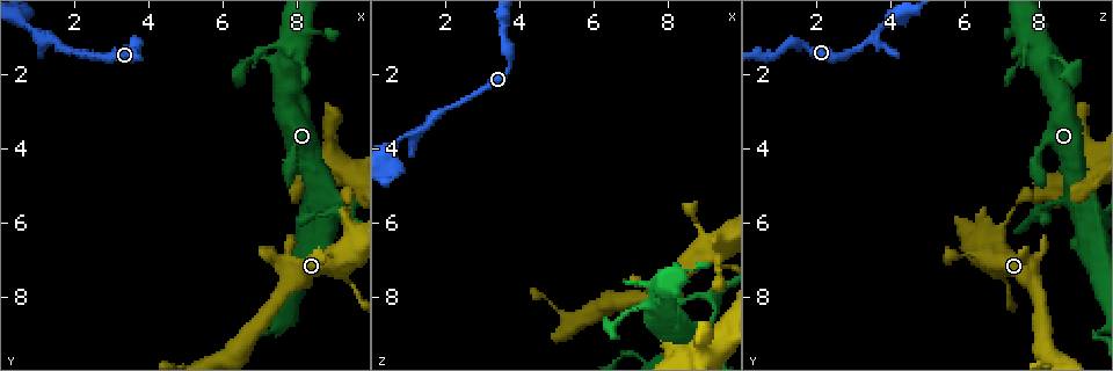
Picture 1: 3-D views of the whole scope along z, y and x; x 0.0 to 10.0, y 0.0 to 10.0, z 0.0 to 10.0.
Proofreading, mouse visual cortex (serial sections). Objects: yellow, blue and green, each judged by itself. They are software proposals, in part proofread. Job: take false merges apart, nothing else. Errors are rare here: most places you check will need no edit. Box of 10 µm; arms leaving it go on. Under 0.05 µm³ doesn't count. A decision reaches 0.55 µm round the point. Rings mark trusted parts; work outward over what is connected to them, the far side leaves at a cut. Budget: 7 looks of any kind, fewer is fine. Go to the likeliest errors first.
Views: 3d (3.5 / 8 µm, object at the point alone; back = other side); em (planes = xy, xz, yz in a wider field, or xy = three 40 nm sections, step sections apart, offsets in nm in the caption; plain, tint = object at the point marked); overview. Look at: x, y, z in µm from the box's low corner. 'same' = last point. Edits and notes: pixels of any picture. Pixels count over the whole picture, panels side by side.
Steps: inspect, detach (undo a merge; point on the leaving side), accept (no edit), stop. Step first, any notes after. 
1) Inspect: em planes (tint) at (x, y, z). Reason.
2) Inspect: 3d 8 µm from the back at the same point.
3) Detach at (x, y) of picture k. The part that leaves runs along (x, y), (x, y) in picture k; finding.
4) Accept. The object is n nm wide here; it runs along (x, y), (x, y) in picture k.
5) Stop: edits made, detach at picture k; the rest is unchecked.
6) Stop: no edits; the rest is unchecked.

Inspect: 3d 8 µm from the back at (8.90, 6.85, 6.50). Sharp bend.

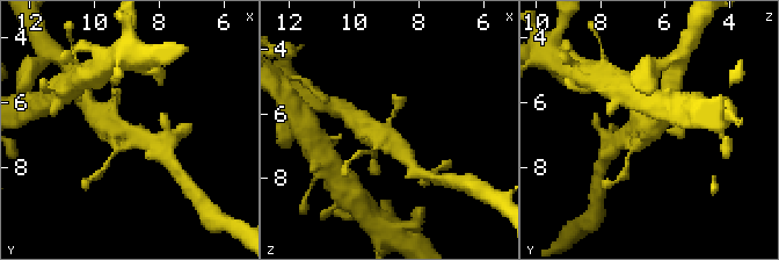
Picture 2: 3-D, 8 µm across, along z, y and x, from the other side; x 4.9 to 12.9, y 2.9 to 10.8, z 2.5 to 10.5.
Inspect: 3d 3.5 µm at the same point. Closer look.

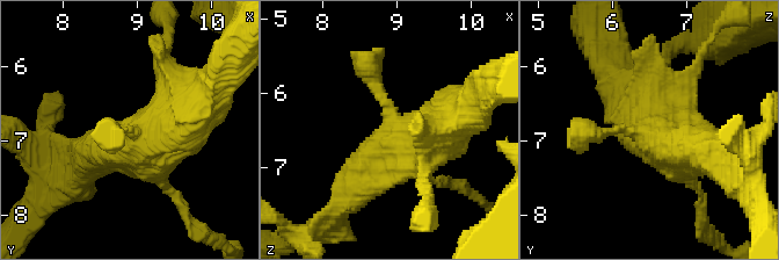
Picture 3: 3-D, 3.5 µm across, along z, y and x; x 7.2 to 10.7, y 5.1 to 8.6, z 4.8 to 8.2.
Inspect: em xy step 5 (tint) at (8.90, 6.85, 6.50). Shape alone is not enough.

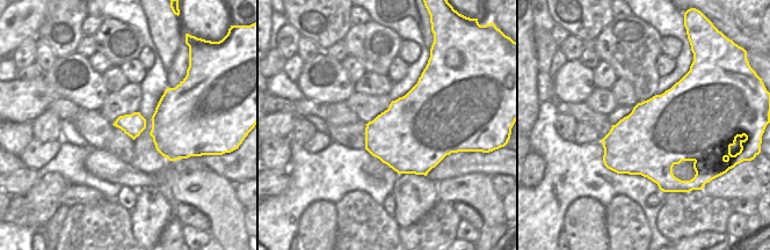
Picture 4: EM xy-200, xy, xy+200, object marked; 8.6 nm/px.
Accept. All the same cell.

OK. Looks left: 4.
Inspect: 3d 8 µm at (9.20, 5.65, 8.10).

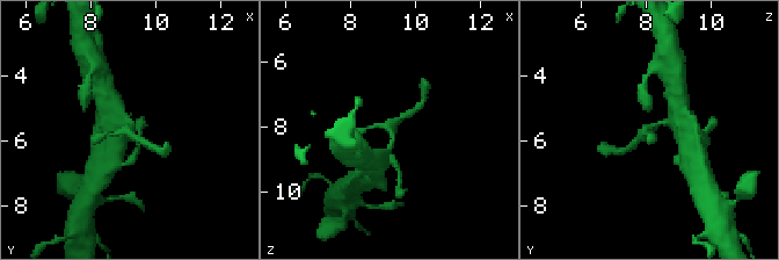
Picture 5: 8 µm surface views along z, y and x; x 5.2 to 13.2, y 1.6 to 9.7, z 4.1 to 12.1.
Inspect: em xy step 3 (tint) at the same point. Need the tissue.

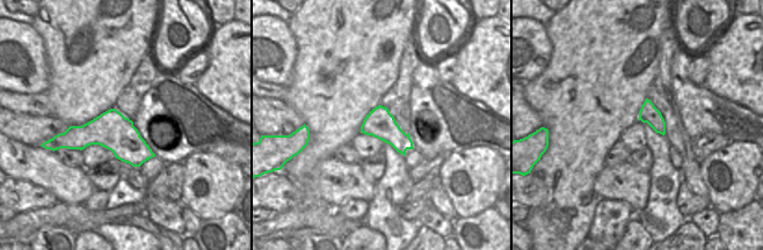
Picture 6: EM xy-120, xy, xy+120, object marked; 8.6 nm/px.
Accept. It runs along (375, 164), (392, 144), (391, 125), (412, 112) in picture 5; one cell here.

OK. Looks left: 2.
Inspect: 3d 3.5 µm at (0.85, 0.85, 3.70). Thin neck.

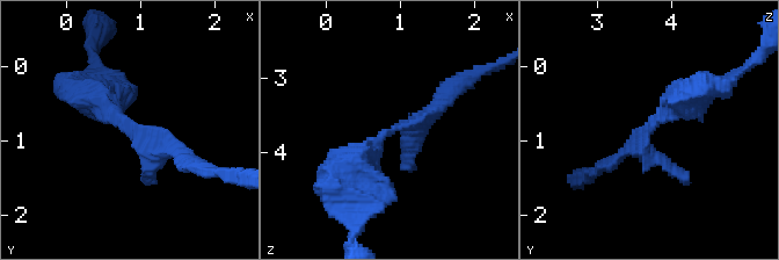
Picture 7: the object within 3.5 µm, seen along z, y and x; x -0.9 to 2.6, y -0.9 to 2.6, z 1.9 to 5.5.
Inspect: em xy step 5 (tint) at (0.90, 0.80, 3.70). Need the tissue.

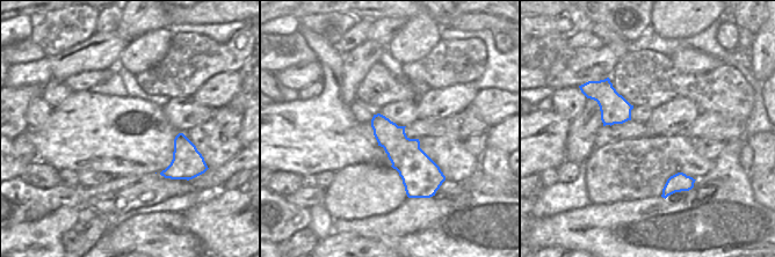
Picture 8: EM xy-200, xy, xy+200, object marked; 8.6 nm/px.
Accept. It runs along (445, 96), (413, 127), (385, 132), (349, 180) in picture 7; continuous, no second cell.

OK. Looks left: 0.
Stop: no edits; the rest is unchecked.

